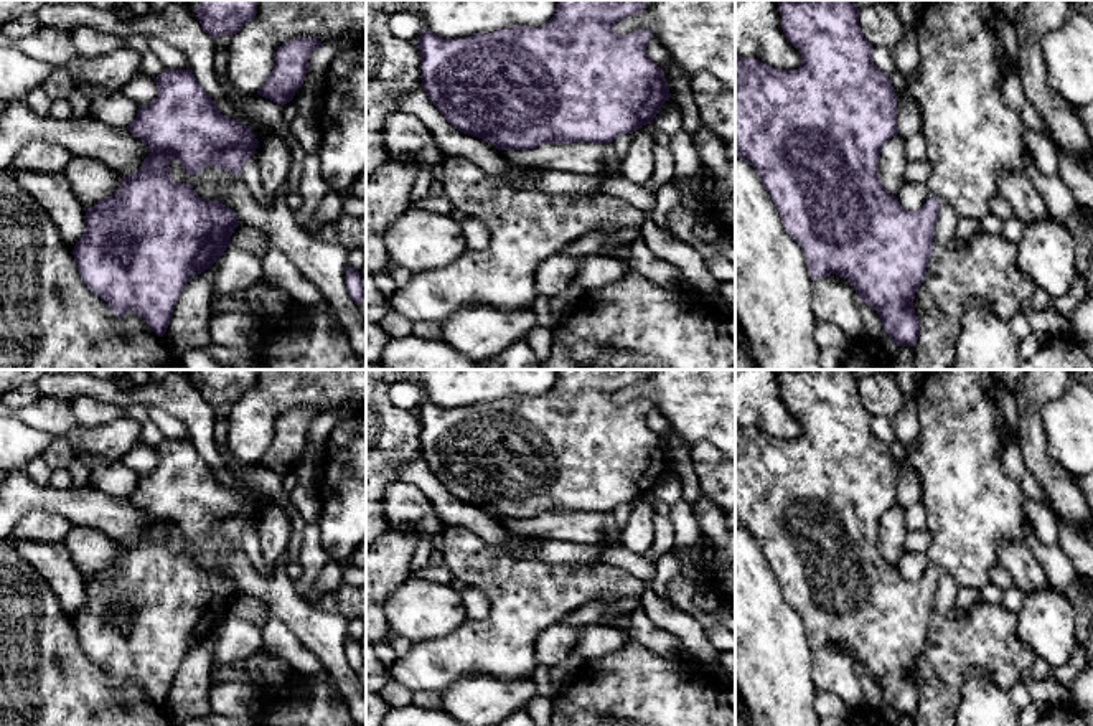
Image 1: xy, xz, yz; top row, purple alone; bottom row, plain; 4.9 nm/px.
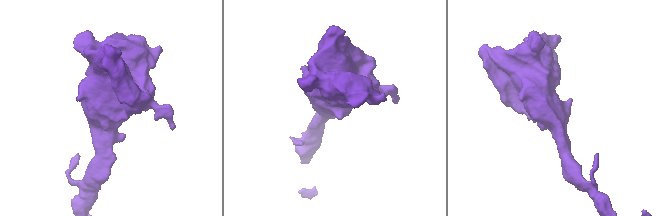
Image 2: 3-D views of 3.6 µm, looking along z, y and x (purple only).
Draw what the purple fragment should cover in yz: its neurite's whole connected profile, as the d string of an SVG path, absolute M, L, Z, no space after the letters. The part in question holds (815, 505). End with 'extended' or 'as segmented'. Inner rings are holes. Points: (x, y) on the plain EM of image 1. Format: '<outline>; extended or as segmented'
M783 371L778 373L778 381L781 384L783 403L801 424L801 436L795 441L778 441L755 427L742 427L735 424L735 525L742 526L755 538L780 582L783 597L801 615L811 650L829 644L847 648L854 655L861 670L870 673L880 683L882 695L889 706L898 716L913 716L920 706L920 690L913 680L913 667L926 645L928 629L933 624L933 601L941 573L938 568L930 568L920 579L907 581L900 576L897 566L890 564L879 549L879 528L882 516L898 503L897 467L889 446L872 432L872 414L862 404L859 396L859 378L854 371Z; as segmented

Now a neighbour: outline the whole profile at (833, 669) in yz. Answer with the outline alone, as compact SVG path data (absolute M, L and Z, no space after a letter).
M829 644L811 650L809 672L816 688L837 695L849 713L870 710L859 683L861 667L847 648Z

